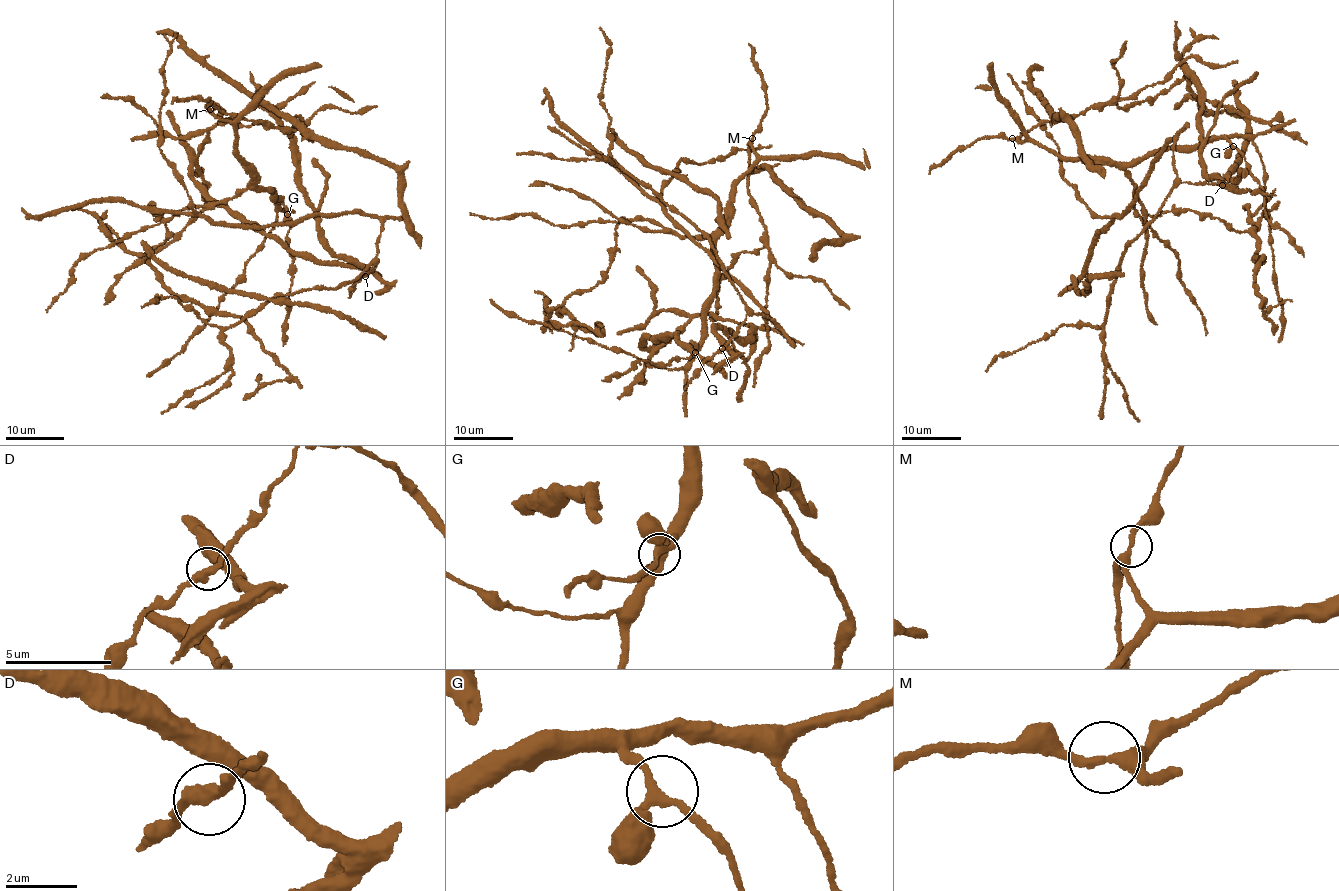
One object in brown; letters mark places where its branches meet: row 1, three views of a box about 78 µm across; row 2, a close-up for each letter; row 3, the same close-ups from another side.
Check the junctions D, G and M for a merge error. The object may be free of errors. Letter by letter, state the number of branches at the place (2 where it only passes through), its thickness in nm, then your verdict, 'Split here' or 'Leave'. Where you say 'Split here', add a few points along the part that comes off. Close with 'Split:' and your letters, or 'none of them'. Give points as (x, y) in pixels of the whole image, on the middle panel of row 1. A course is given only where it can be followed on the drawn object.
D: Branches: 3. Thickness 280 nm. Leave
G: Branches: 3. Thickness 220 nm. Leave
M: Branches: 3. Thickness 280 nm. Leave
Split: none of them

